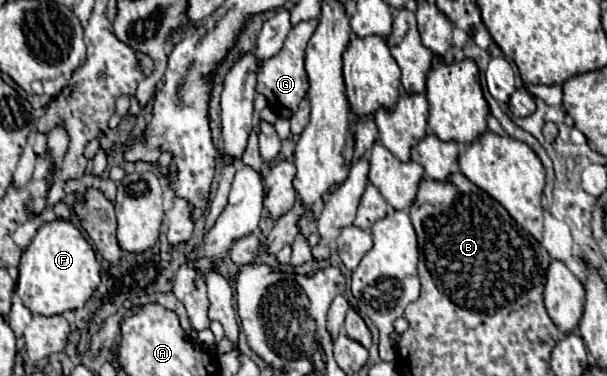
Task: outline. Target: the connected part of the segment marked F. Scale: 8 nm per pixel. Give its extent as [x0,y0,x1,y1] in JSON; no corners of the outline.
[16,219,100,315]

